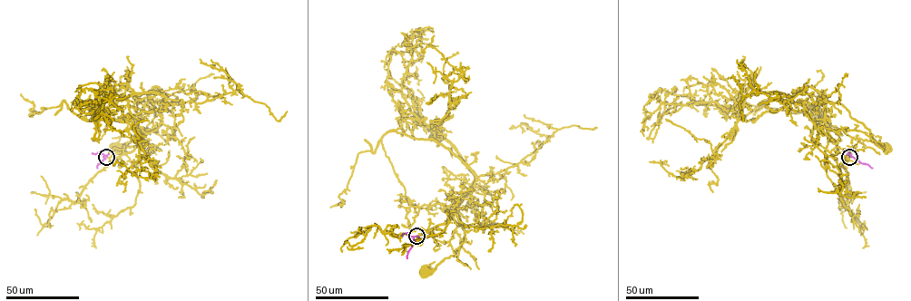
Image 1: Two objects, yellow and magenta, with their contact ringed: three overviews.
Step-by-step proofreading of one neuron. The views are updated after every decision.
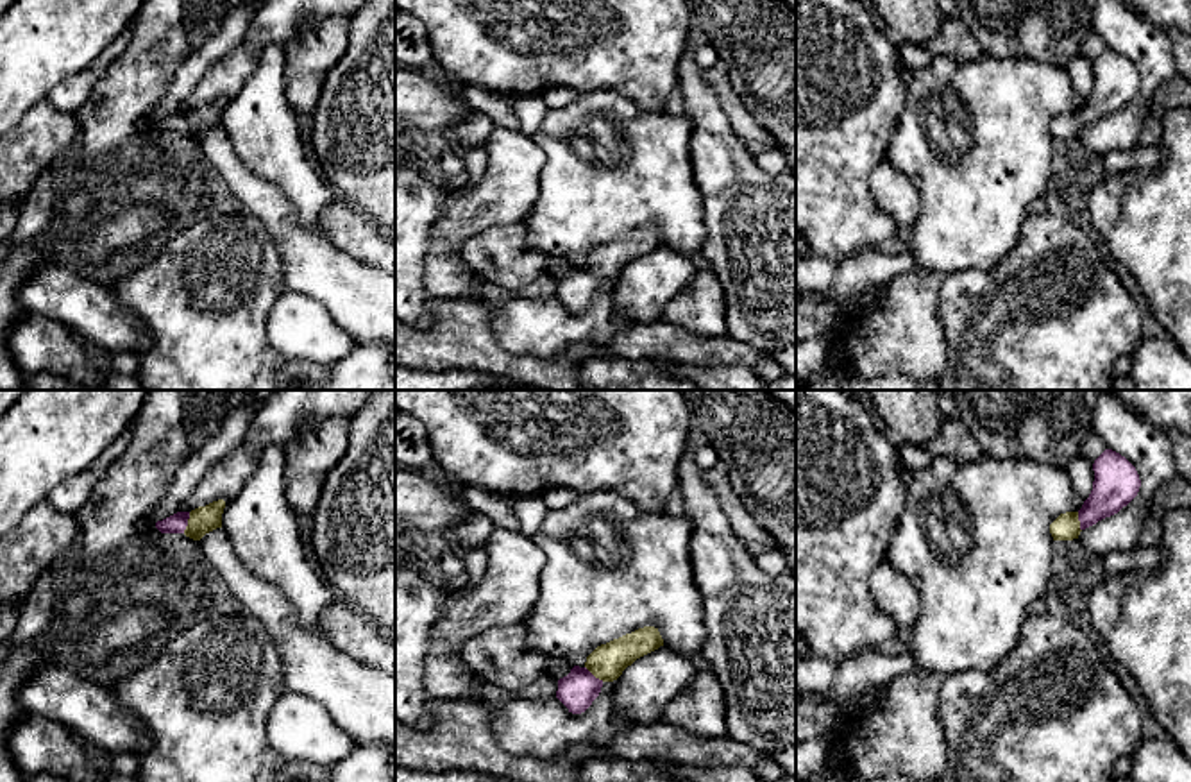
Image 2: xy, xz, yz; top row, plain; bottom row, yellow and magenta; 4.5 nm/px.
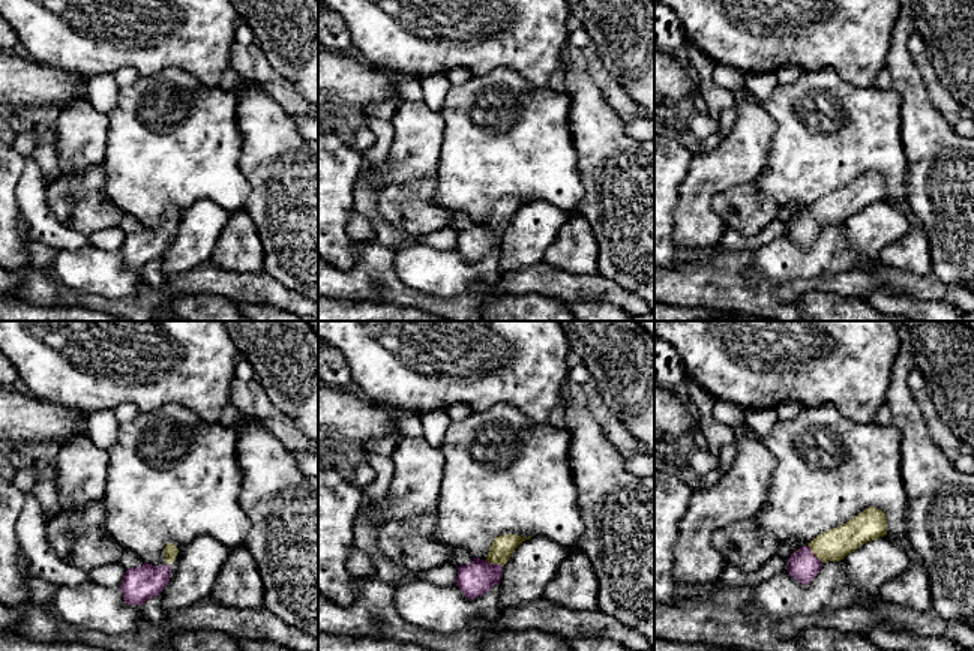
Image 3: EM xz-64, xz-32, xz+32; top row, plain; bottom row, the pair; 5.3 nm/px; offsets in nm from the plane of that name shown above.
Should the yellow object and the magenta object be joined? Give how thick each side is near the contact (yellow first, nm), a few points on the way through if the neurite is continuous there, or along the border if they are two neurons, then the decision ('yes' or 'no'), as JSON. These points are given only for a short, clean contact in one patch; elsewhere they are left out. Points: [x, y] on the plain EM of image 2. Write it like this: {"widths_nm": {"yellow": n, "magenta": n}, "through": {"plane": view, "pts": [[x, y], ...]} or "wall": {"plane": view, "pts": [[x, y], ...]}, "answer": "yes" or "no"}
{"widths_nm": {"yellow": 120, "magenta": 90}, "through": {"plane": "xy", "pts": [[202, 118], [188, 122], [176, 122]]}, "answer": "yes"}

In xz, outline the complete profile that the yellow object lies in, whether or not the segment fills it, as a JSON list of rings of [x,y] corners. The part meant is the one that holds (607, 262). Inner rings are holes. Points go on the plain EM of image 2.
[[[644,225],[606,243],[597,245],[583,267],[574,265],[570,272],[558,279],[556,297],[572,313],[585,311],[599,295],[604,281],[617,279],[637,258],[663,245],[663,238],[655,225]]]

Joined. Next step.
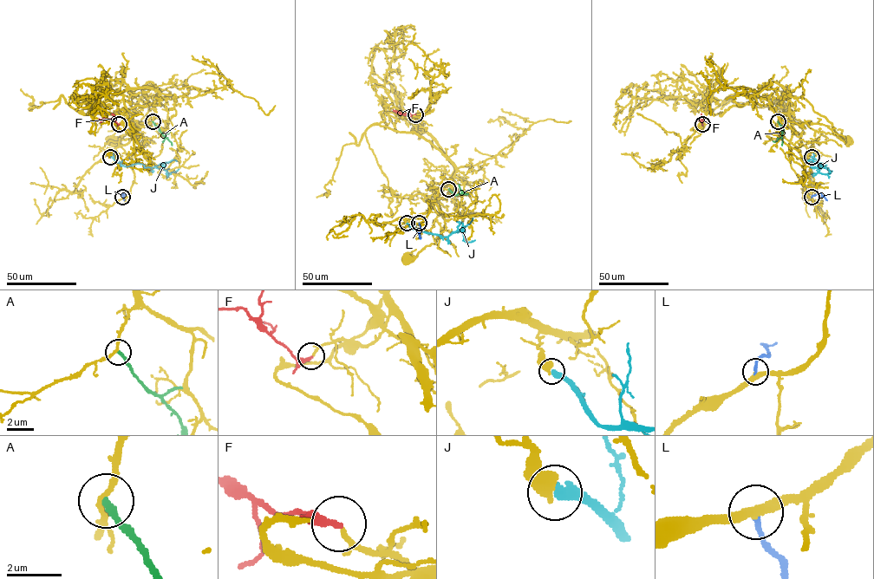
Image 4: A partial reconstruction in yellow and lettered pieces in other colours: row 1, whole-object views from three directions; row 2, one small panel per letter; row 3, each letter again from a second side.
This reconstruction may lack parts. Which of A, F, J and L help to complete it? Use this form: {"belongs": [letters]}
{"belongs": ["F"]}

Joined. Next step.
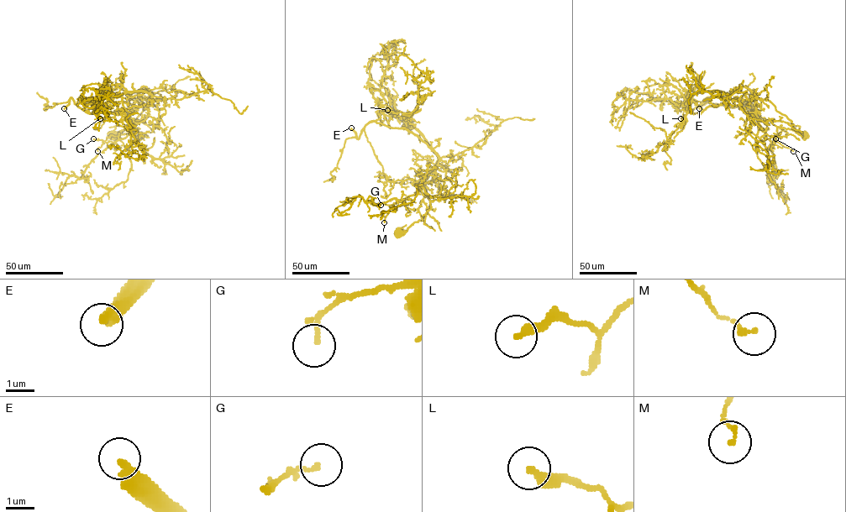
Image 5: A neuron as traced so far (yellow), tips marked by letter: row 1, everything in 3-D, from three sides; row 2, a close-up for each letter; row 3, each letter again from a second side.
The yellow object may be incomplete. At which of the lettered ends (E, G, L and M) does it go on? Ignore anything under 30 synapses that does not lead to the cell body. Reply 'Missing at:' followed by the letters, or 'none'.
Missing at: E

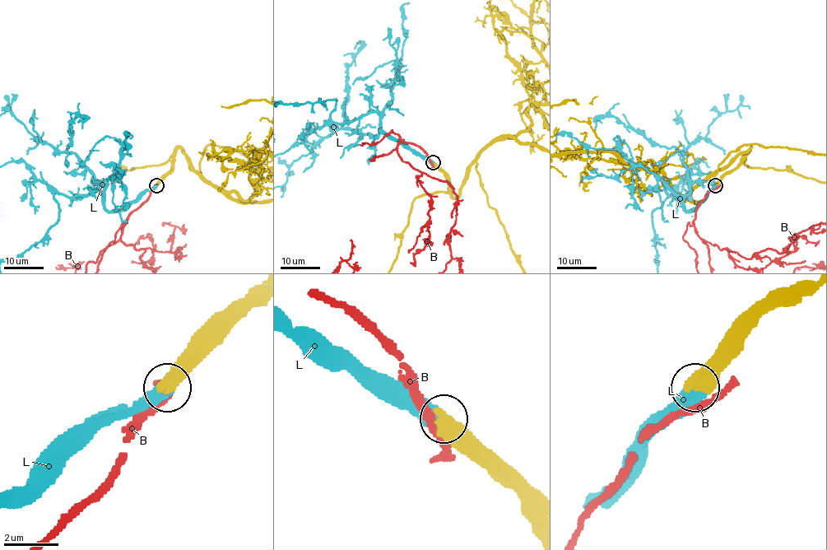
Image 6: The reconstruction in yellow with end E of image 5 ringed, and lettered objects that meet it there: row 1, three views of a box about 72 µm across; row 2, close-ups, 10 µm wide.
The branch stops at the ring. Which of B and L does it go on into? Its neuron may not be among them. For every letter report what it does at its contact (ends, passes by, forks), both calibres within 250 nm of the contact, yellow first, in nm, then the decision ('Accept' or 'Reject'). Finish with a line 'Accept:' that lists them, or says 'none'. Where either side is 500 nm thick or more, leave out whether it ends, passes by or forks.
B: Thickness 600 nm (yellow) against 360 nm. Reject
L: Thickness 650 nm (yellow) against 550 nm. Accept
Accept: L

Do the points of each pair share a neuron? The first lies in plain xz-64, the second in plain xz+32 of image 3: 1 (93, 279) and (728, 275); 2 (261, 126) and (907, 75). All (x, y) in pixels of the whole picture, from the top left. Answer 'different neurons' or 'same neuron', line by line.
1: different neurons
2: same neuron

